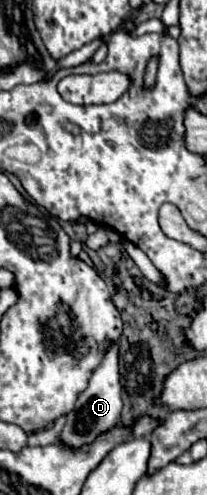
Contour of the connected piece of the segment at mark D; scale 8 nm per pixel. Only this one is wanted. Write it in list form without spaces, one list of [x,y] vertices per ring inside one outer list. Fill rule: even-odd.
[[[113,341],[109,343],[109,349],[101,361],[101,365],[93,371],[87,389],[79,395],[75,409],[67,415],[65,429],[59,437],[59,441],[71,445],[71,447],[81,447],[85,443],[91,443],[99,433],[109,431],[115,427],[121,419],[121,377],[119,377],[119,343]]]

